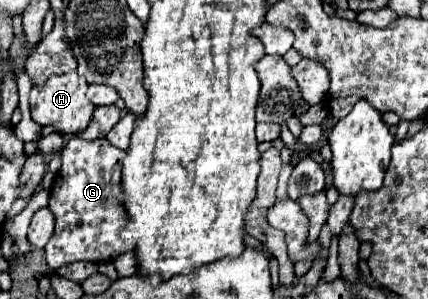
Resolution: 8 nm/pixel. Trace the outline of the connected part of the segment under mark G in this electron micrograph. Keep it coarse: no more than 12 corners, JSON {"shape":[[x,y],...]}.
{"shape":[[71,137],[51,187],[47,265],[132,252],[125,153]]}

